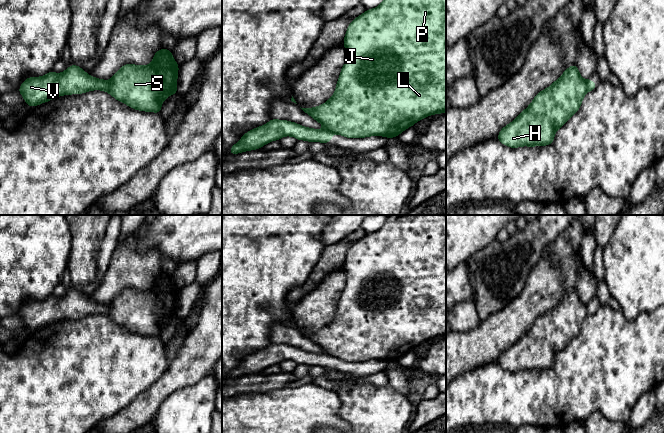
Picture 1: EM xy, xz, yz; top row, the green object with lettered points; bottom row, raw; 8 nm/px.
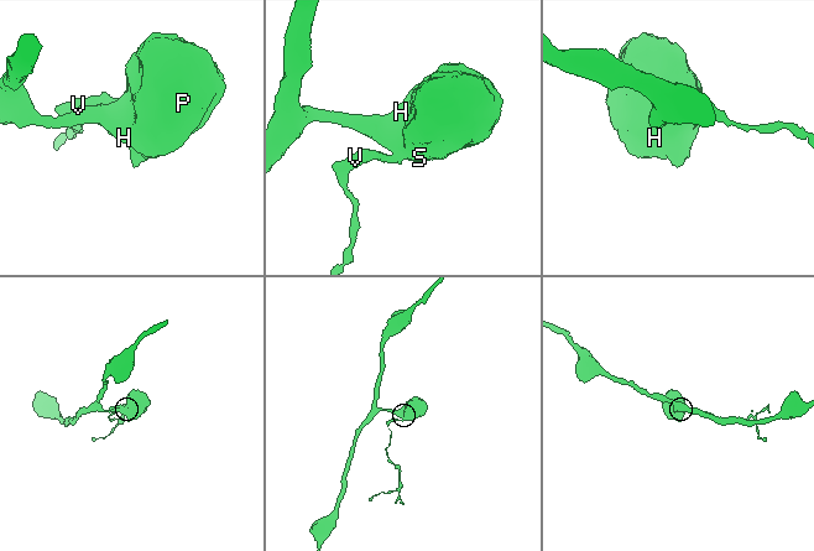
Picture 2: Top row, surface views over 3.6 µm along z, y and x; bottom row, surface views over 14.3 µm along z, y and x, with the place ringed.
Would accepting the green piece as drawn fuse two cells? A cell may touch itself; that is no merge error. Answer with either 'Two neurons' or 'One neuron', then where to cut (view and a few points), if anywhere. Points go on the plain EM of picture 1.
Two neurons. Split along yz (586, 304), (586, 312), (588, 314)

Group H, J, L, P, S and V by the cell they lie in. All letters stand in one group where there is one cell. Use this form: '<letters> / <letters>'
H J L P S / V

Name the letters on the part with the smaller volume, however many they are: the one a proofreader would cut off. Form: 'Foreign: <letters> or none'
Foreign: V

